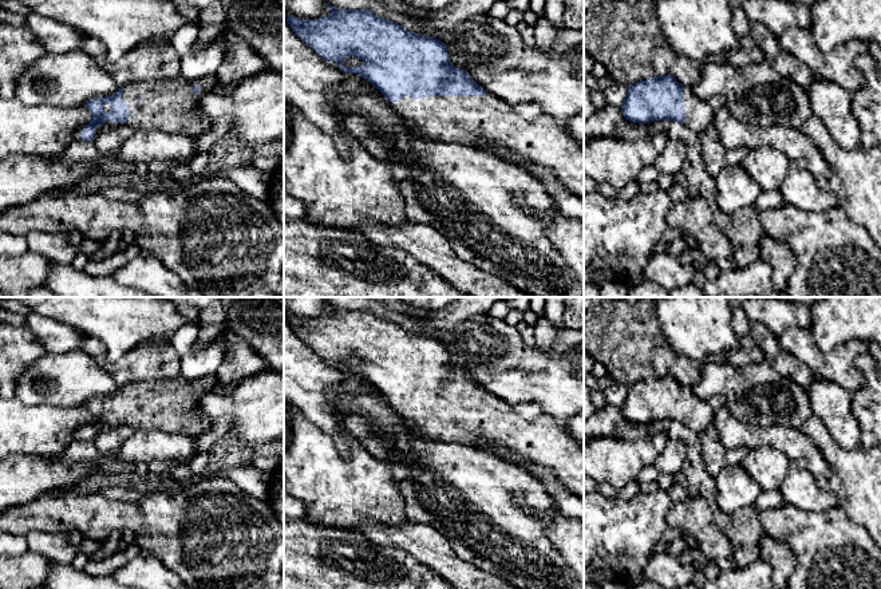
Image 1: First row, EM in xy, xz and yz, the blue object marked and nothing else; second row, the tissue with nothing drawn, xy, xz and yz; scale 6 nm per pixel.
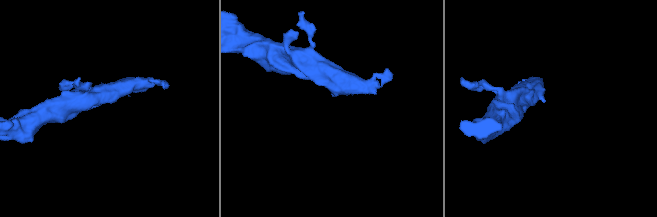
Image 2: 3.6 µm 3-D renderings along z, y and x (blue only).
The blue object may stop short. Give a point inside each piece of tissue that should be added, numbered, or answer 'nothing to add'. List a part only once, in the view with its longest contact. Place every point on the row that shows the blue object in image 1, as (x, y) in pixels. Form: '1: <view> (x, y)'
1: xz (488, 122)

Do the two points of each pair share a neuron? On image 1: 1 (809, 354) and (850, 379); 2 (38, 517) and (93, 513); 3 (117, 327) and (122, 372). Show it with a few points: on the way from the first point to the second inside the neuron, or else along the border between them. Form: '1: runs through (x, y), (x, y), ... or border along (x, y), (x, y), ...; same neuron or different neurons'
1: runs through (820, 363), (840, 368); same neuron
2: runs through (51, 513), (79, 513); same neuron
3: border along (149, 344), (138, 344), (118, 360), (109, 362); different neurons

